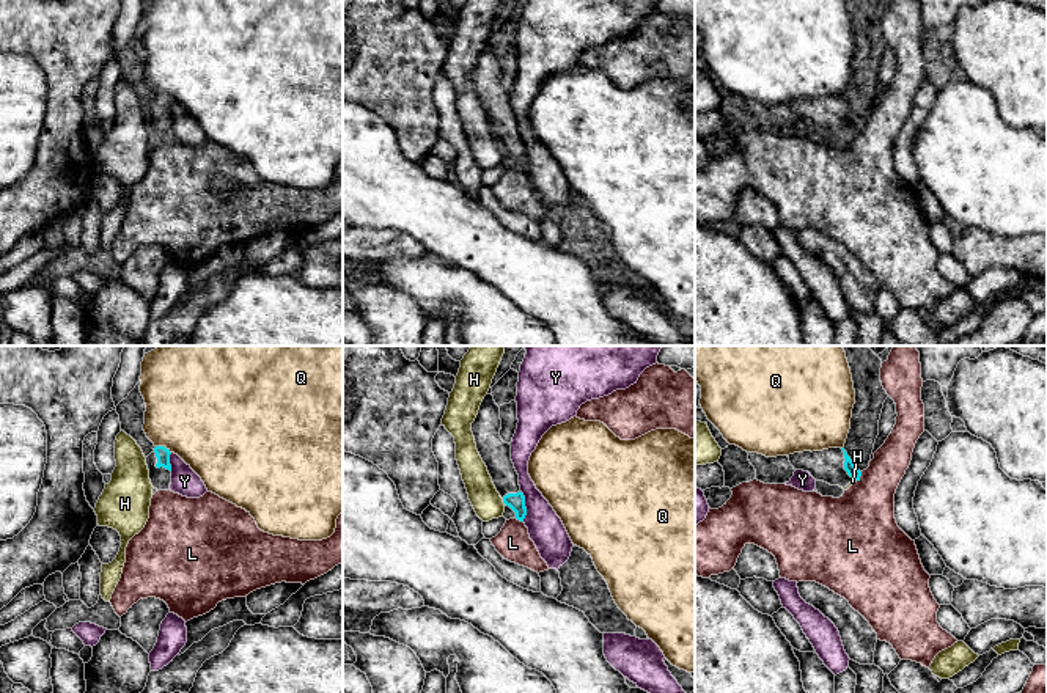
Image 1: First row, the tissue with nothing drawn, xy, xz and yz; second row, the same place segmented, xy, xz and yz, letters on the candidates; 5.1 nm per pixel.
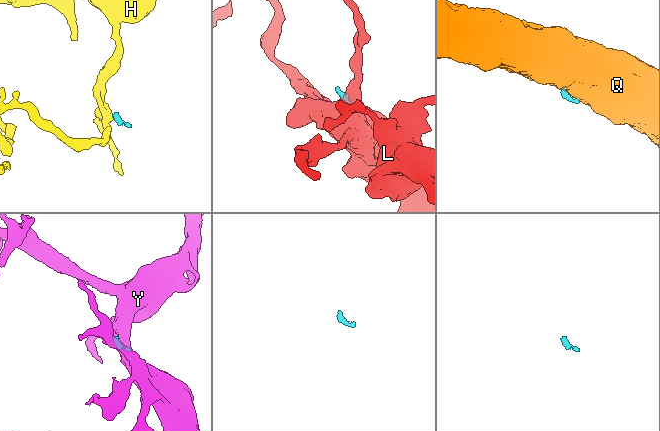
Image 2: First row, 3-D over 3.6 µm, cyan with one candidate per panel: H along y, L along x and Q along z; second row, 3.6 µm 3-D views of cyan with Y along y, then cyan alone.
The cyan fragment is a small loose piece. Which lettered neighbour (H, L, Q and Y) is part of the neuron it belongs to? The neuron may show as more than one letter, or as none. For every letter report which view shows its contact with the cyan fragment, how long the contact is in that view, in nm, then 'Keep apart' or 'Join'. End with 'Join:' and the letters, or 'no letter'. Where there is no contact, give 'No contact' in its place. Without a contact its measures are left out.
H: Touches cyan in xz. Shared border 40 nm. Keep apart
L: Touches cyan in yz. Shared border 60 nm. Keep apart
Q: Touches cyan in xy. Shared border 90 nm. Keep apart
Y: Touches cyan in xz. Shared border 160 nm. Keep apart
Join: no letter

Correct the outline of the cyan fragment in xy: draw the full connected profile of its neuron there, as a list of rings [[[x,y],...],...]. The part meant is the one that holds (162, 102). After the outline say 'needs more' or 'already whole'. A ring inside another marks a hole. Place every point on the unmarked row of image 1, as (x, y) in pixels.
[[[156,94],[154,99],[146,105],[149,118],[149,127],[154,137],[168,138],[171,132],[171,113],[170,97],[165,94]]]; needs more

